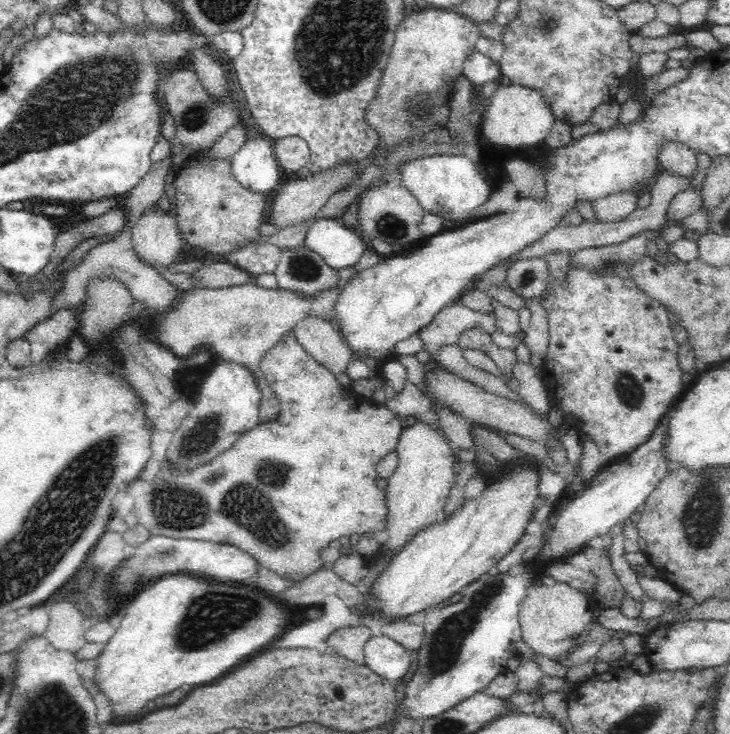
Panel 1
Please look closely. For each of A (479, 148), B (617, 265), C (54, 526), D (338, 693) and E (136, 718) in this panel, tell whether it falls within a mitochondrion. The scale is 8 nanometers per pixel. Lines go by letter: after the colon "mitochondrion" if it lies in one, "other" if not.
A: other
B: mitochondrion
C: mitochondrion
D: other
E: other

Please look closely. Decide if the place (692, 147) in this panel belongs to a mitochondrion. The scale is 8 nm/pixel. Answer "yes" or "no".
no

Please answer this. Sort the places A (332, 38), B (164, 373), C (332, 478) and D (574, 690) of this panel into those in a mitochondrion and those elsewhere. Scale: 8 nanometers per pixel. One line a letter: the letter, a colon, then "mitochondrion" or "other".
A: mitochondrion
B: other
C: other
D: other

